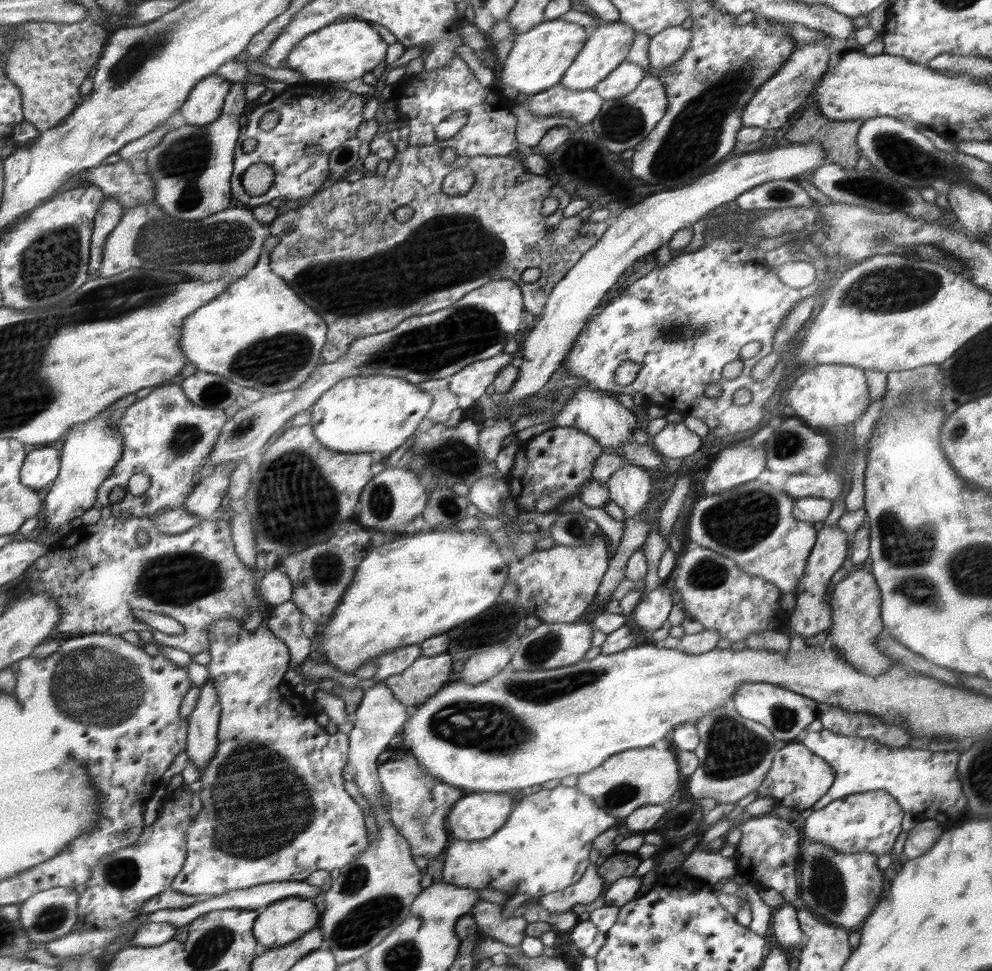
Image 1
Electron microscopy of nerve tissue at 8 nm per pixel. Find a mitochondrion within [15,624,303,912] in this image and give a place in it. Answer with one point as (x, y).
(99, 687)

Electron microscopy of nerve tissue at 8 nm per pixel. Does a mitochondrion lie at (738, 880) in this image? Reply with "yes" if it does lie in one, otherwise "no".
no

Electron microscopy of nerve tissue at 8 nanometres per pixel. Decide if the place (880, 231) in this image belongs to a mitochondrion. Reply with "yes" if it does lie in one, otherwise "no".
yes

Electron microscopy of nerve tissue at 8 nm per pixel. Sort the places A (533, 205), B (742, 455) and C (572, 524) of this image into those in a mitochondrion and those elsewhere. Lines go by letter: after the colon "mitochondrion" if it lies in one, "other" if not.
A: other
B: other
C: mitochondrion

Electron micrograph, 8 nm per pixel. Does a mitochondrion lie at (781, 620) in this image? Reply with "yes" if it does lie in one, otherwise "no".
no

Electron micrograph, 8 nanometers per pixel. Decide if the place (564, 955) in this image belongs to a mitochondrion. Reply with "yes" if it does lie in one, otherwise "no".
no

